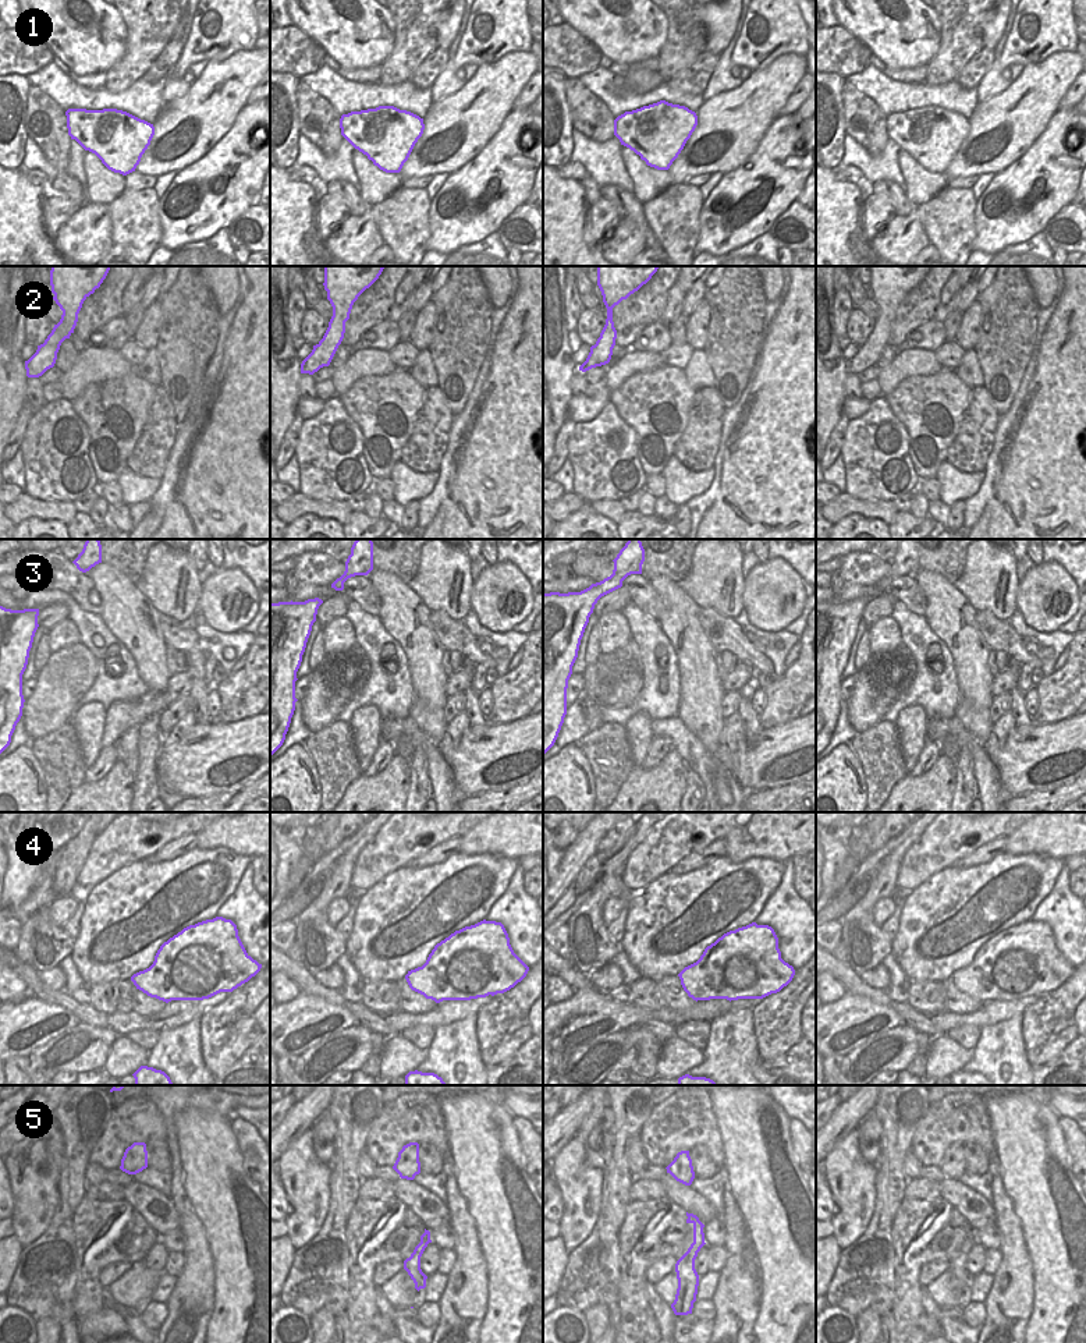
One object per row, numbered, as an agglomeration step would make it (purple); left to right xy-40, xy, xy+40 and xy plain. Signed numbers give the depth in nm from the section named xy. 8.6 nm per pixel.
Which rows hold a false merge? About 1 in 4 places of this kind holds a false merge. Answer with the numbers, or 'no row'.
no row

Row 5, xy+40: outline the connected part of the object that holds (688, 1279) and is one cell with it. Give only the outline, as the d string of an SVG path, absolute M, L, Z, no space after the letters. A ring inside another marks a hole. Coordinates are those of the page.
M686 1212L686 1223L693 1225L693 1243L688 1251L677 1261L675 1272L678 1289L671 1308L675 1315L692 1314L693 1303L696 1301L699 1275L695 1269L695 1259L705 1243L705 1225L693 1213Z

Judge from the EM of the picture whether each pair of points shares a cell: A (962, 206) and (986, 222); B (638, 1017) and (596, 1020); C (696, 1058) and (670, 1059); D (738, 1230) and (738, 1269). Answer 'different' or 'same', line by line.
A: different
B: same
C: same
D: same

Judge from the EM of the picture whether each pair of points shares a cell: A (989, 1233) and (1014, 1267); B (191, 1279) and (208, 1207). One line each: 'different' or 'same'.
A: different
B: different

